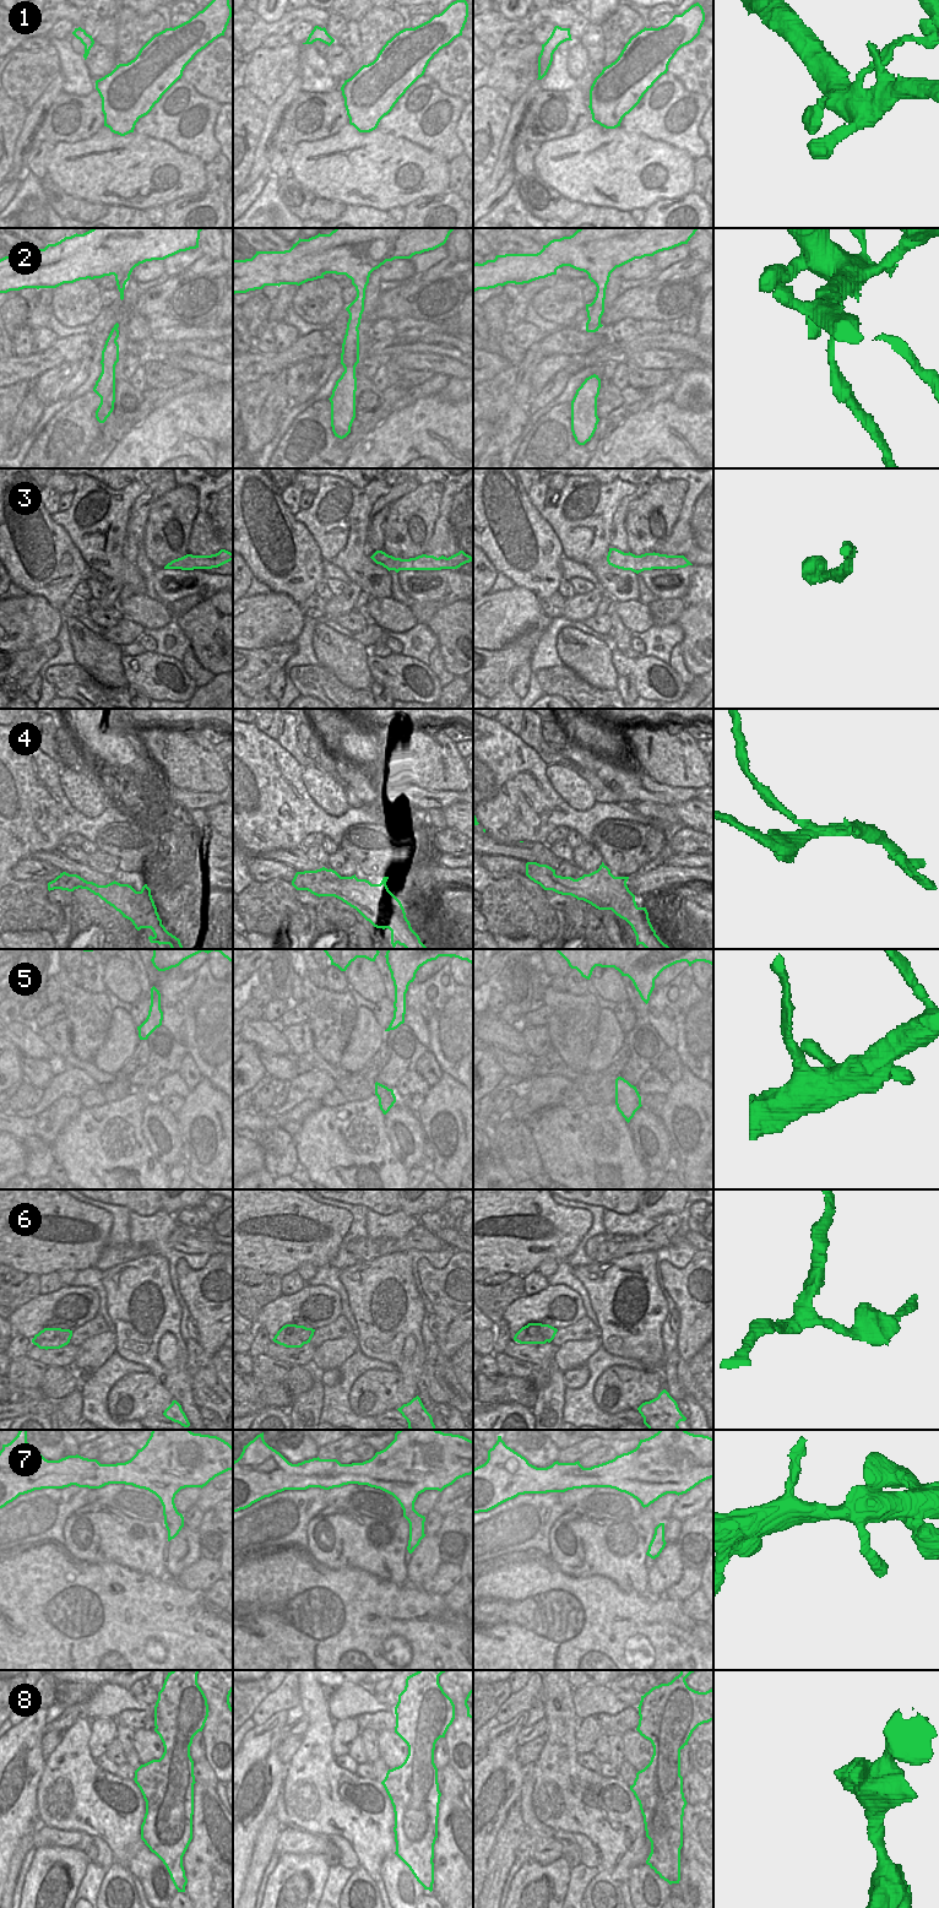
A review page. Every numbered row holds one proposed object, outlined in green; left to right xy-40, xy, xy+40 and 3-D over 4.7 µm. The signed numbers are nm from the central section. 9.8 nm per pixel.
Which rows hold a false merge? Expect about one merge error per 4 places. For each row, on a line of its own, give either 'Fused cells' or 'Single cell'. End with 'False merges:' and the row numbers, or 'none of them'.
1: Single cell
2: Fused cells
3: Single cell
4: Fused cells
5: Single cell
6: Fused cells
7: Single cell
8: Single cell
False merges: 2, 4, 6

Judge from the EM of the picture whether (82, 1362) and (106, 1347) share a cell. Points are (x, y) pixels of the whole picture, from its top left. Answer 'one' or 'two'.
one

